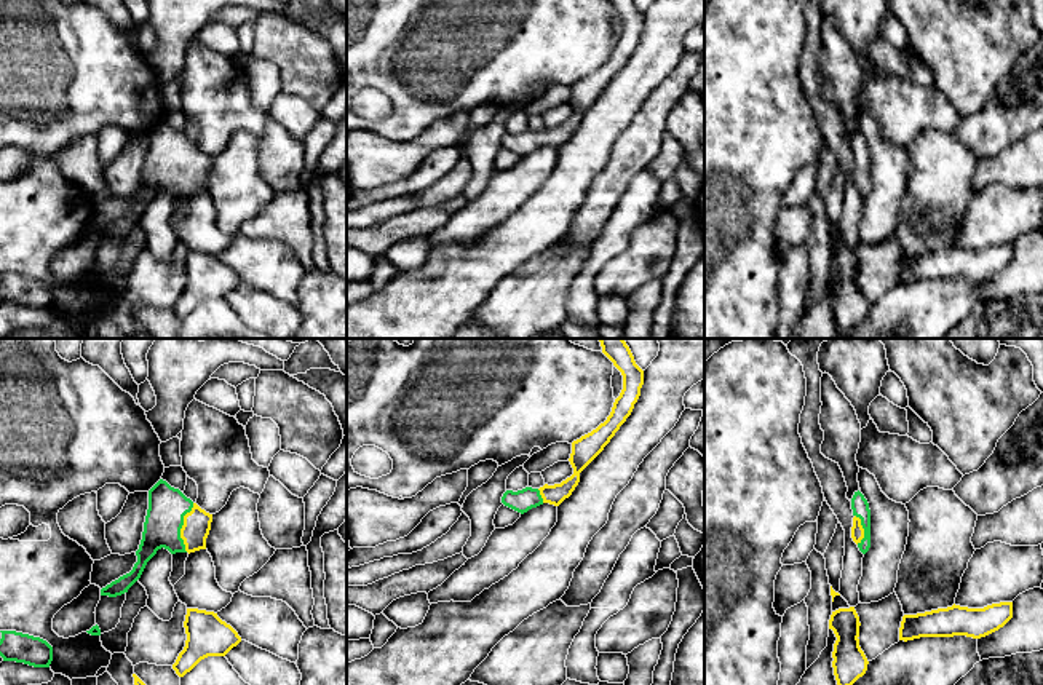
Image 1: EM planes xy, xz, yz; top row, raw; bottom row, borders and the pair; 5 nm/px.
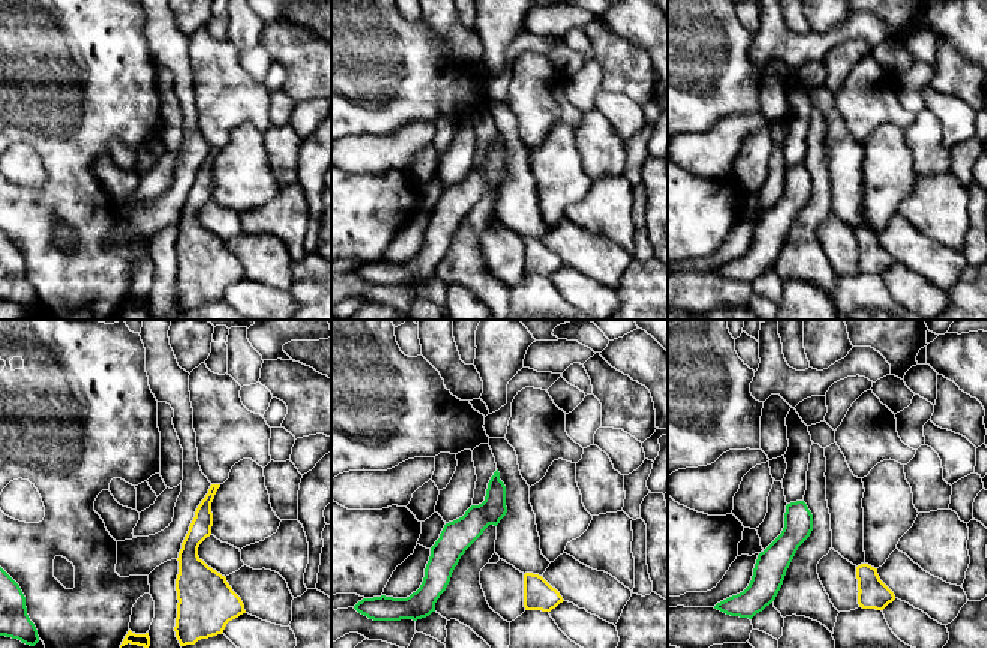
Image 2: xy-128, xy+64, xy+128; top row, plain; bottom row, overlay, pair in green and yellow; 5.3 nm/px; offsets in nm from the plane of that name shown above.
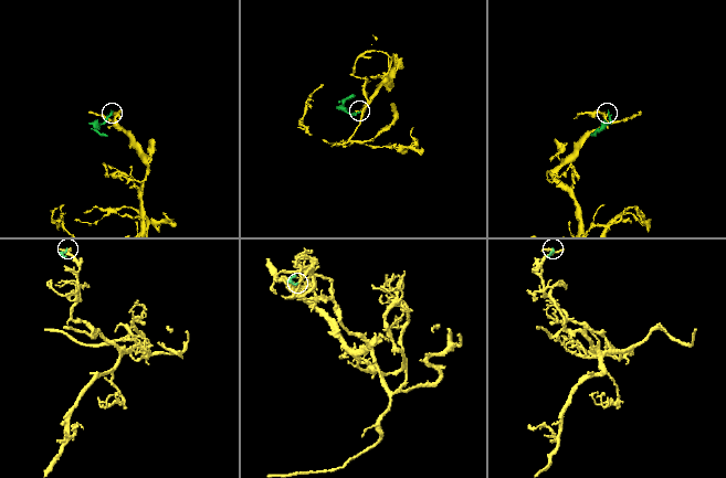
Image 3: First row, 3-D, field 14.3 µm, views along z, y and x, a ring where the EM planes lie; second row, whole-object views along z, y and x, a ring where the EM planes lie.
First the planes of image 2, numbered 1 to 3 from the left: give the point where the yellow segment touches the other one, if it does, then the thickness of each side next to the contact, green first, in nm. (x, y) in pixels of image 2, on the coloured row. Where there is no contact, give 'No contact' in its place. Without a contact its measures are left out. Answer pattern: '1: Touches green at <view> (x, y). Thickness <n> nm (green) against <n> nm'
1: No contact
2: No contact
3: No contact

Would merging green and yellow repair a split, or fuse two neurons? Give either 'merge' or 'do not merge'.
merge

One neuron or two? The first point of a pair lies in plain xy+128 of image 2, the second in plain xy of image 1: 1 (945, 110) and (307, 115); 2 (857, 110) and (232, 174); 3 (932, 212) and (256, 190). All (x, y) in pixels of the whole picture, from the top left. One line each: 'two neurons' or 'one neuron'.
1: one neuron
2: two neurons
3: two neurons

